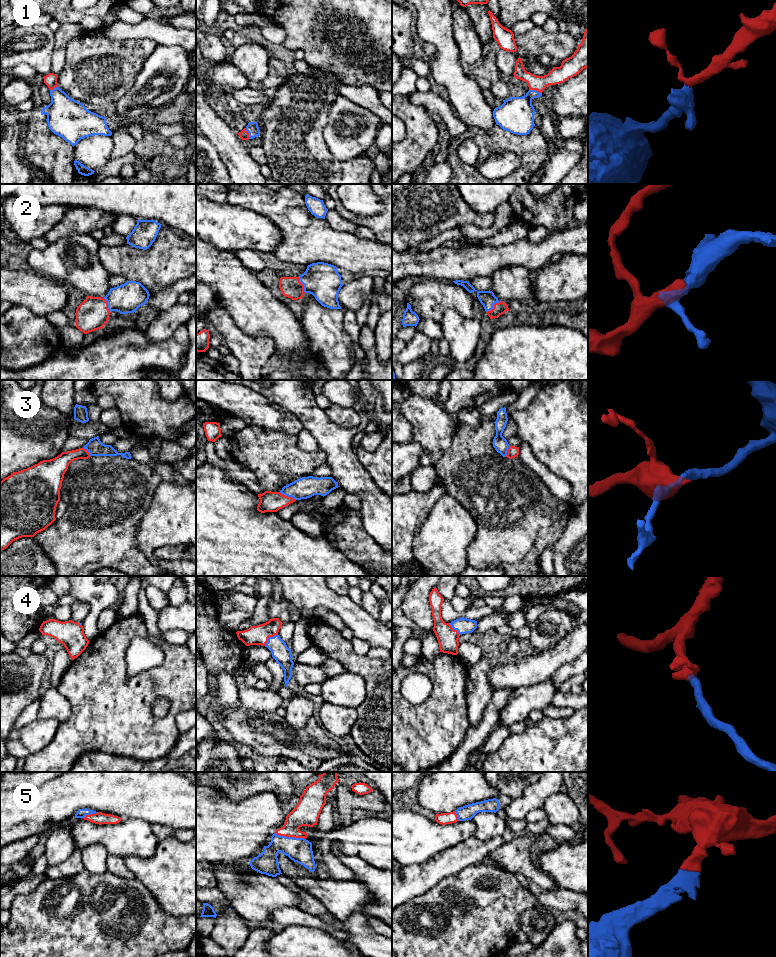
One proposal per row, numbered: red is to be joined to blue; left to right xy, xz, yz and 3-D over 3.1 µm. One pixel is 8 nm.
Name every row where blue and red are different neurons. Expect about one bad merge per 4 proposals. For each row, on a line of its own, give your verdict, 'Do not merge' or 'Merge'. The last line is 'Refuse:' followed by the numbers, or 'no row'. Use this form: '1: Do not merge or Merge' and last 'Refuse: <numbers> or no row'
1: Merge
2: Merge
3: Merge
4: Merge
5: Merge
Refuse: no row

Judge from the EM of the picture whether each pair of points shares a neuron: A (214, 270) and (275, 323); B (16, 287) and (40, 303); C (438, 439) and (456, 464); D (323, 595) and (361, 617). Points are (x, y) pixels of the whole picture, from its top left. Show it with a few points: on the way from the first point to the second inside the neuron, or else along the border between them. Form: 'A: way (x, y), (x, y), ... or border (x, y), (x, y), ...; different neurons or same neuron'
A: way (229, 280), (260, 311); same neuron
B: way (22, 287), (34, 297); same neuron
C: border (454, 433), (448, 450), (434, 466); different neurons
D: way (332, 601), (342, 605), (352, 614); same neuron

